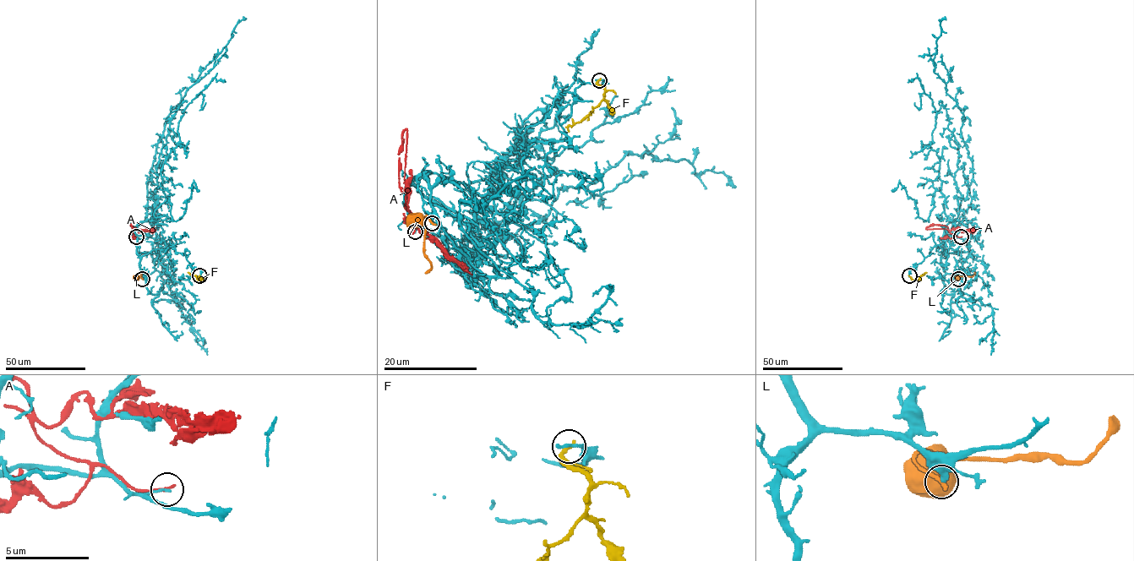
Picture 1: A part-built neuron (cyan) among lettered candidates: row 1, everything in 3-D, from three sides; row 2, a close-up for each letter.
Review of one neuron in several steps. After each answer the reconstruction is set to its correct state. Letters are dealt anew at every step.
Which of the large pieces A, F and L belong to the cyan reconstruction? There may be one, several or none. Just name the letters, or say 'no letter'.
no letter

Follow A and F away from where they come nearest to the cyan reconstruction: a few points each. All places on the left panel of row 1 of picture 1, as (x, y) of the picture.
A: (135, 236), (133, 228), (155, 229)
F: (199, 276), (201, 280), (188, 272)

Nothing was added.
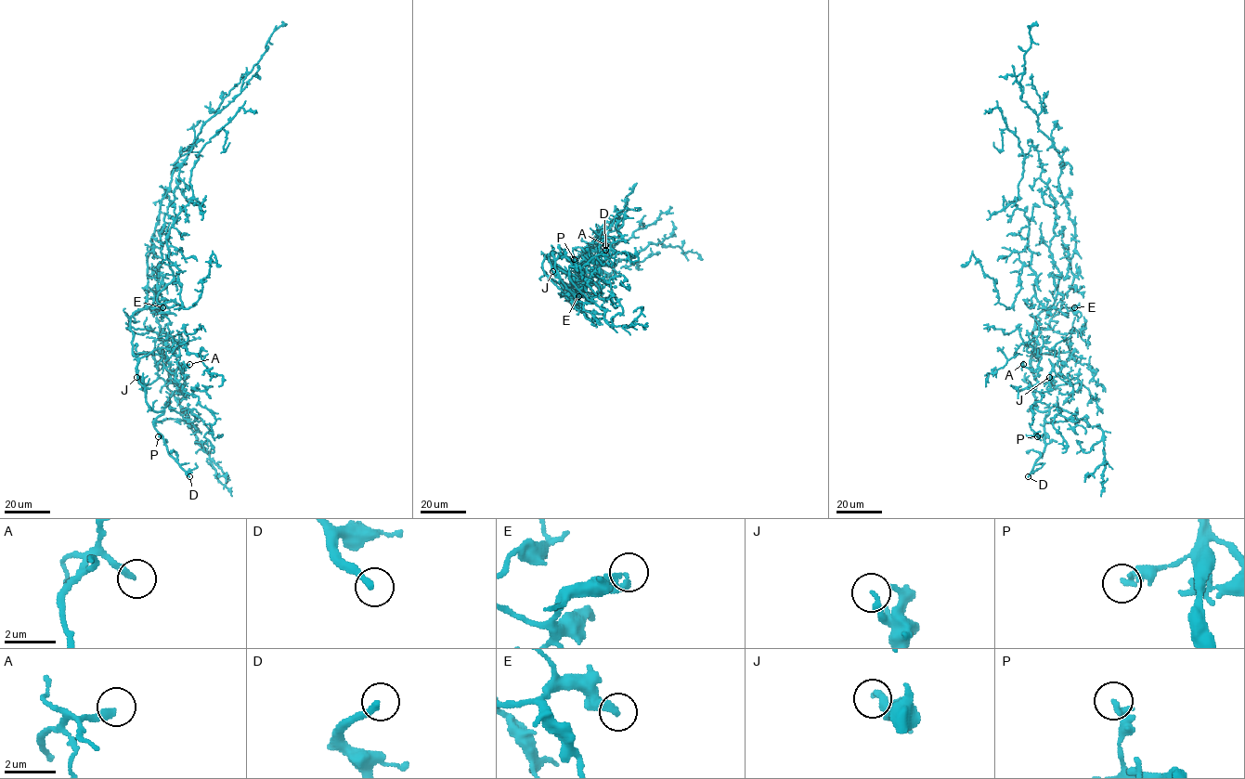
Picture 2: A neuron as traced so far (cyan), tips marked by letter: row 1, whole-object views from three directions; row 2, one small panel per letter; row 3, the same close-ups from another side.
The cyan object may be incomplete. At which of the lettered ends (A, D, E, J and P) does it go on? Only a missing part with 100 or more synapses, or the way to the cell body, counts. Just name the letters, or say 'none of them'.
D

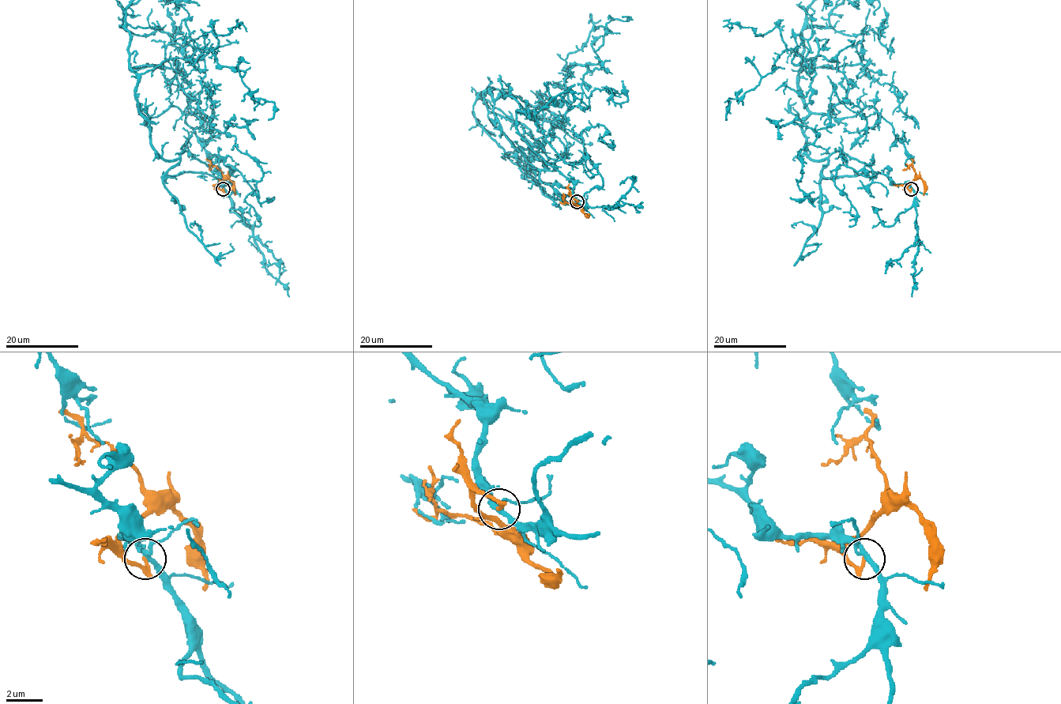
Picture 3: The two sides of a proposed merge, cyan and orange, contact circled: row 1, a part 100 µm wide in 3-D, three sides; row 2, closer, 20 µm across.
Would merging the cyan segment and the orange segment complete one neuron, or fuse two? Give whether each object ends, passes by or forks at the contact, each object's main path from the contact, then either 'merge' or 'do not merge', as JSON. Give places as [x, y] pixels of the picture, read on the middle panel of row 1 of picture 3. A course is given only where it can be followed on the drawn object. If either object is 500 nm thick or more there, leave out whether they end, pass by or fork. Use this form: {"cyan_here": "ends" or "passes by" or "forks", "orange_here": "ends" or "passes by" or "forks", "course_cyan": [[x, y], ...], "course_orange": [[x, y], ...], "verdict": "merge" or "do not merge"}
{"cyan_here": "forks", "orange_here": "ends", "course_orange": [[577, 201], [572, 199], [576, 206], [566, 201], [563, 193]], "verdict": "do not merge"}

